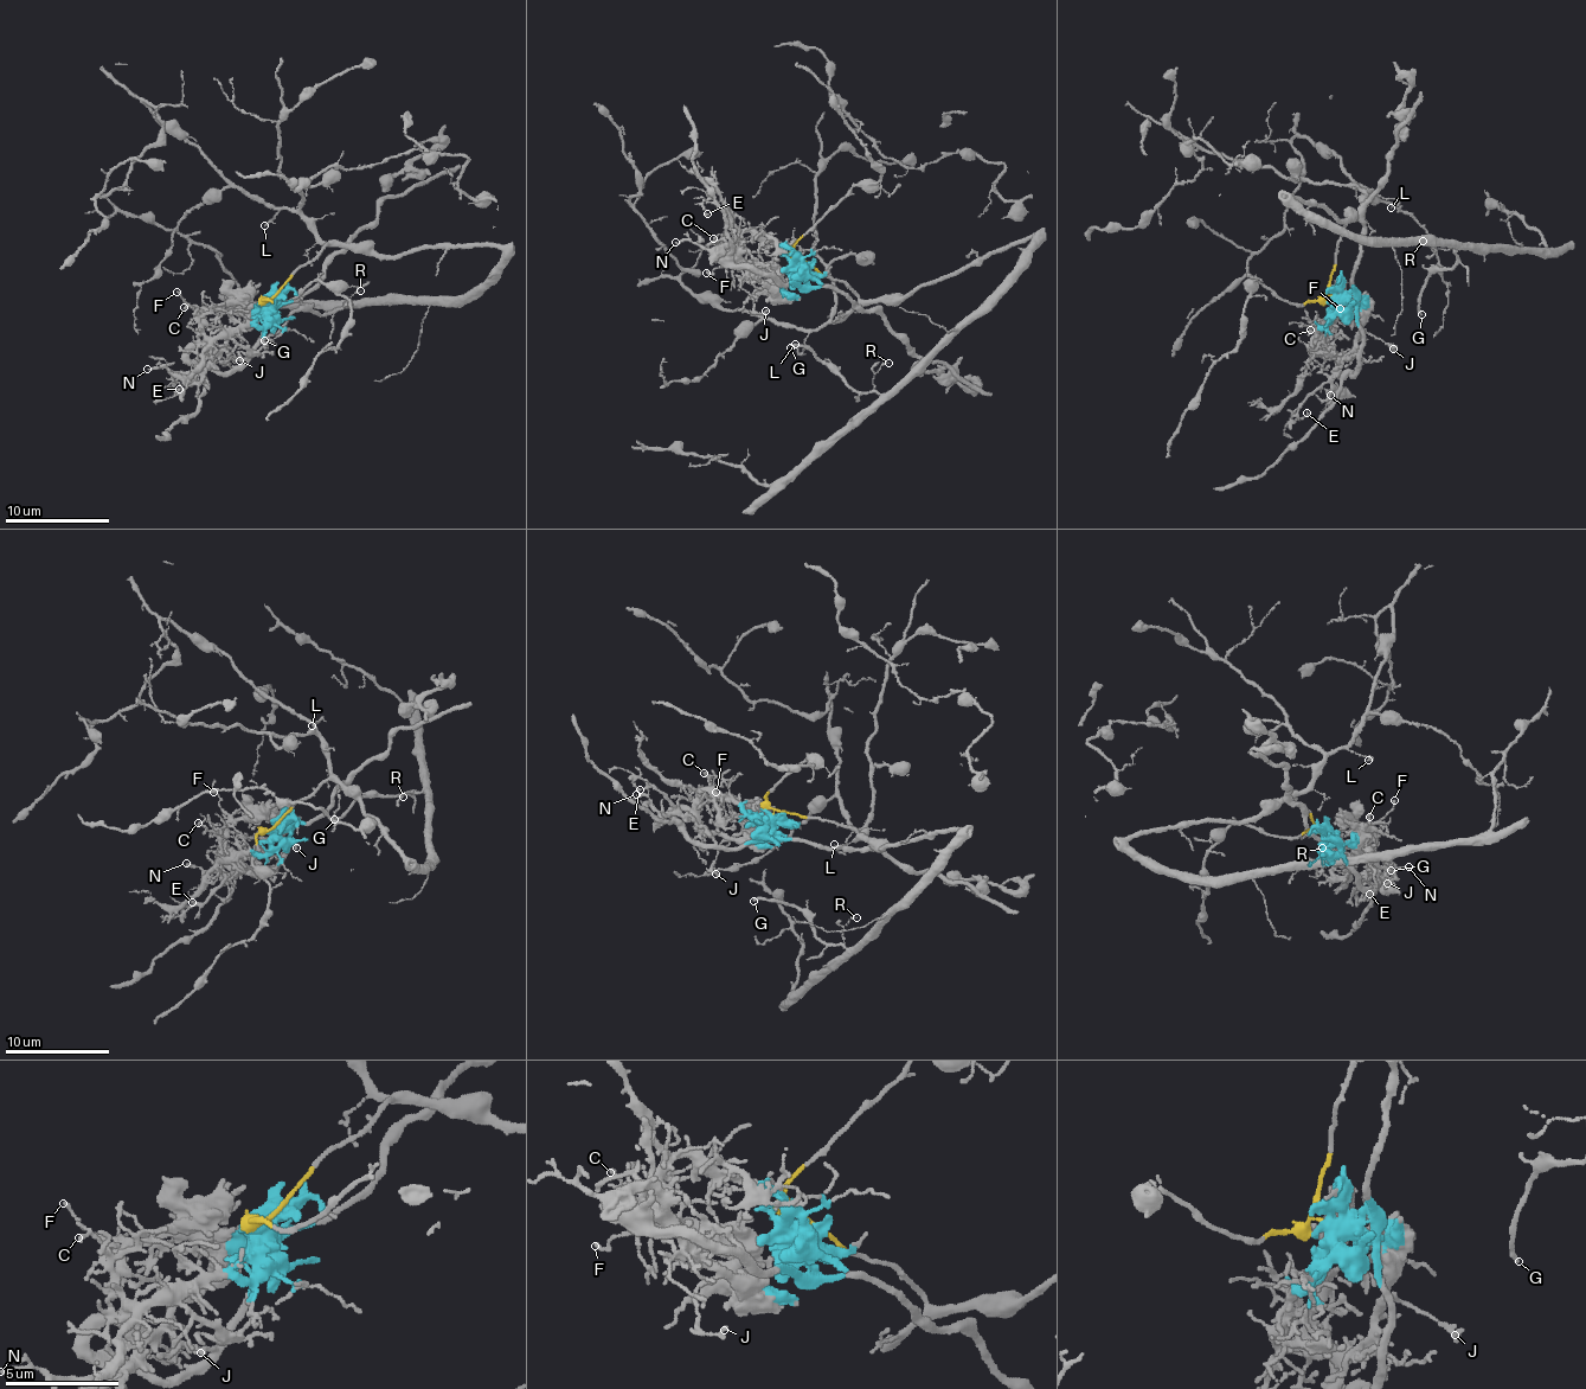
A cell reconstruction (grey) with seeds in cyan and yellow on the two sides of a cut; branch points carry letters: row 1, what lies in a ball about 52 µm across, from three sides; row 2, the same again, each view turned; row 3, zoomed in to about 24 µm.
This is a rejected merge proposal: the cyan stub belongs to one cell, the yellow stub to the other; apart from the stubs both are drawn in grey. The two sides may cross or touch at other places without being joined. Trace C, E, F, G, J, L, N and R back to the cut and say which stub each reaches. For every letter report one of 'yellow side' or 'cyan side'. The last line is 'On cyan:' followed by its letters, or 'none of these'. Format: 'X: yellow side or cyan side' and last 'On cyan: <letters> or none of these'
C: cyan side
E: cyan side
F: cyan side
G: yellow side
J: cyan side
L: yellow side
N: cyan side
R: yellow side
On cyan: C, E, F, J, N

